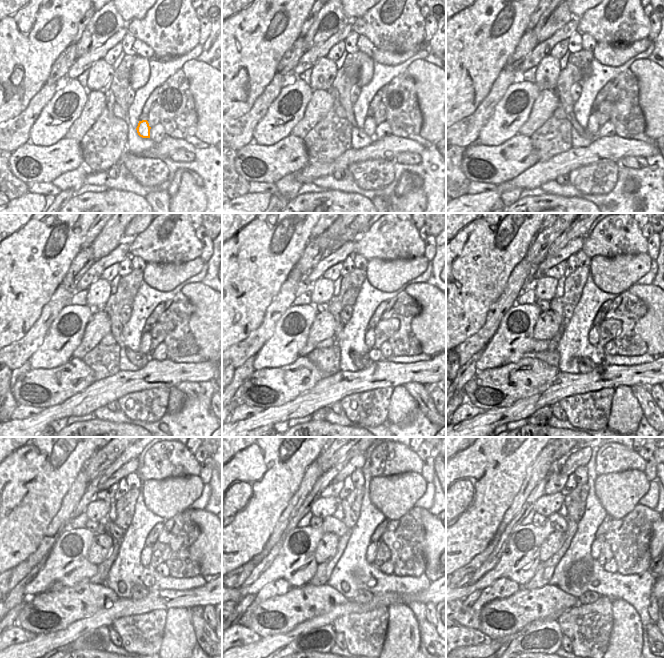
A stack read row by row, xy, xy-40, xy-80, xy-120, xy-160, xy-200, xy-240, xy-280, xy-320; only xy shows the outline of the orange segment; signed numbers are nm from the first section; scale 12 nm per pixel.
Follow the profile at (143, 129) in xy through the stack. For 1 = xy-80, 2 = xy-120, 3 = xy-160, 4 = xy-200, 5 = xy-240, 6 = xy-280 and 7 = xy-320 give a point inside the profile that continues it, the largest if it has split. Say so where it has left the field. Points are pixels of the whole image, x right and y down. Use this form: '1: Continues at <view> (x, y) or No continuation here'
1: Continues at xy-80 (593, 126)
2: Continues at xy-120 (145, 346)
3: Continues at xy-160 (370, 333)
4: Continues at xy-200 (594, 331)
5: Continues at xy-240 (146, 553)
6: Continues at xy-280 (371, 552)
7: Continues at xy-320 (597, 544)

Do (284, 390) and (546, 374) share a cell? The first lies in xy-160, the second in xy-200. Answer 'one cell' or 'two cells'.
one cell

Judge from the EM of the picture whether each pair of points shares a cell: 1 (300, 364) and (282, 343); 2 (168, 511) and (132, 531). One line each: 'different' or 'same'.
1: different
2: different

